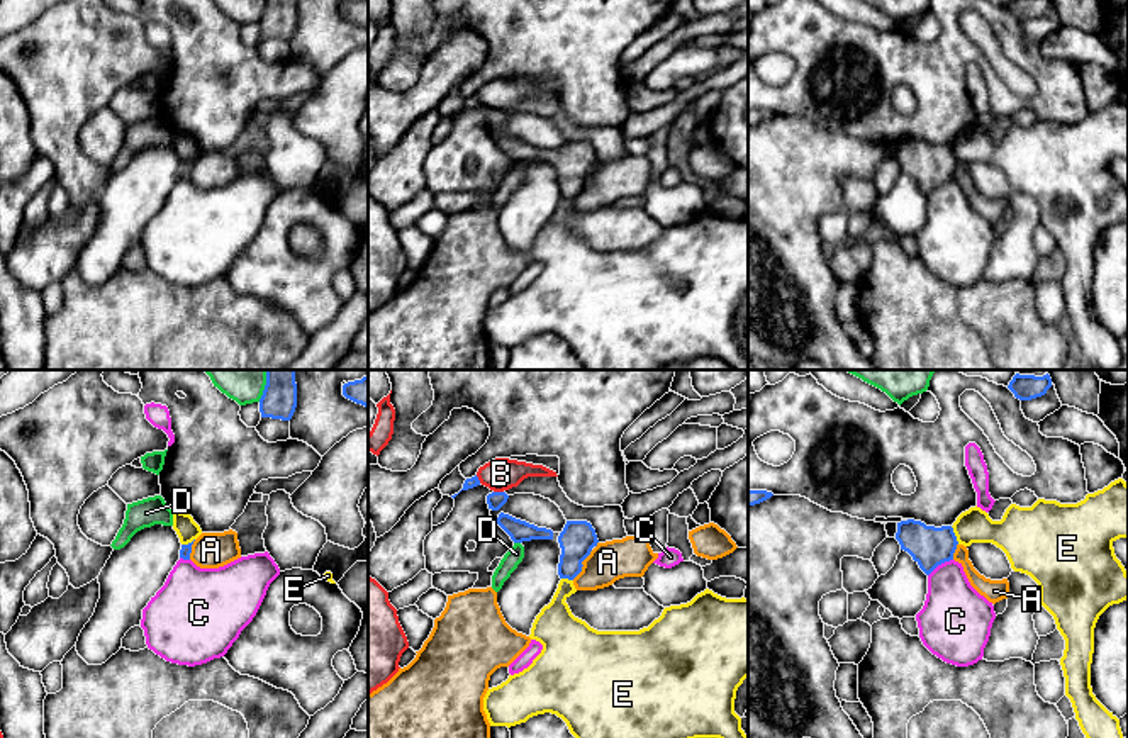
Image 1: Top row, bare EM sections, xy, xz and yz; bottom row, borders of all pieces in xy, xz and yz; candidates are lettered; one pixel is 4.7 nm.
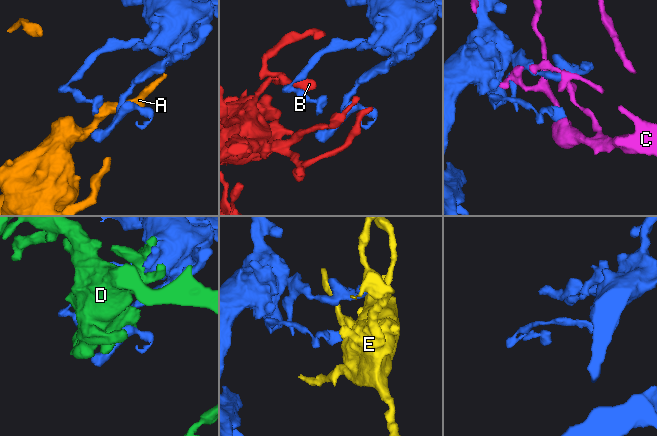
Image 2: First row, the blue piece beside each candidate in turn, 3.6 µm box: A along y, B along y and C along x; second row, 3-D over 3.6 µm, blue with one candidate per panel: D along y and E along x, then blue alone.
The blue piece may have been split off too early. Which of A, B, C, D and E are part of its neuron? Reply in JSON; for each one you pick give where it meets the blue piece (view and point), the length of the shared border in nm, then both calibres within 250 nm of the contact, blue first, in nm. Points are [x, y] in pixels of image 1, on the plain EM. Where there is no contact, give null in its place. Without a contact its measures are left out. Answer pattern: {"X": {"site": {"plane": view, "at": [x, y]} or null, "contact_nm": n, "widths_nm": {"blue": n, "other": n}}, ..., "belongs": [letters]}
{"belongs": []}

